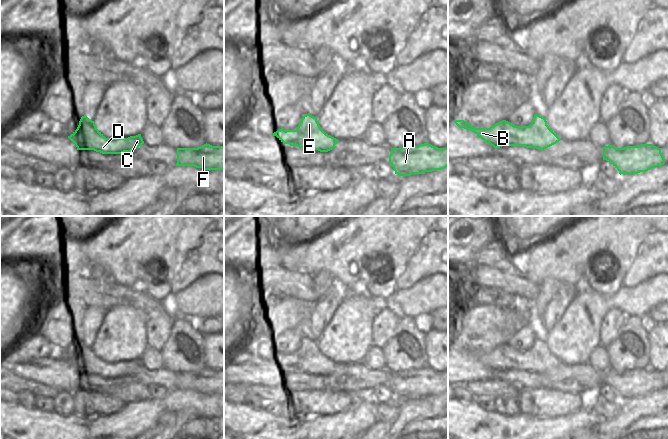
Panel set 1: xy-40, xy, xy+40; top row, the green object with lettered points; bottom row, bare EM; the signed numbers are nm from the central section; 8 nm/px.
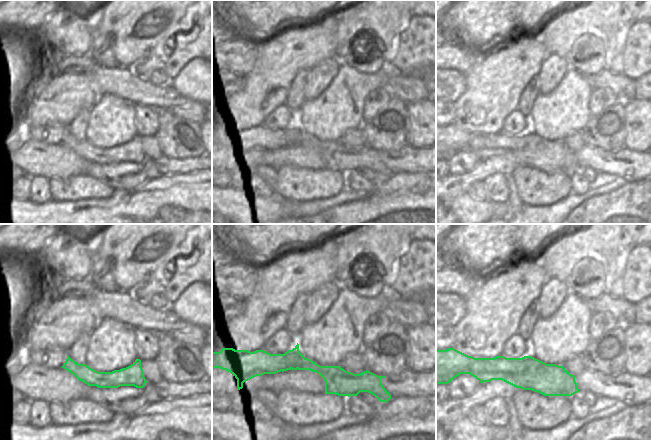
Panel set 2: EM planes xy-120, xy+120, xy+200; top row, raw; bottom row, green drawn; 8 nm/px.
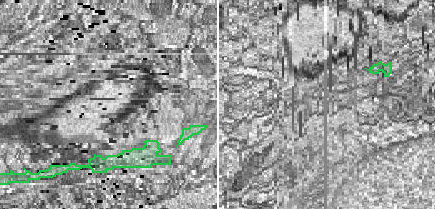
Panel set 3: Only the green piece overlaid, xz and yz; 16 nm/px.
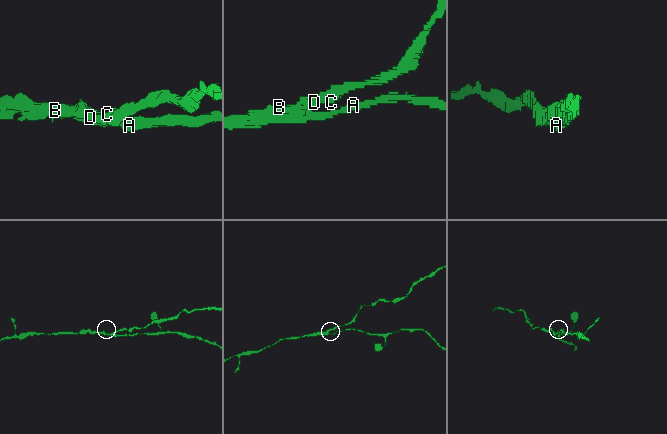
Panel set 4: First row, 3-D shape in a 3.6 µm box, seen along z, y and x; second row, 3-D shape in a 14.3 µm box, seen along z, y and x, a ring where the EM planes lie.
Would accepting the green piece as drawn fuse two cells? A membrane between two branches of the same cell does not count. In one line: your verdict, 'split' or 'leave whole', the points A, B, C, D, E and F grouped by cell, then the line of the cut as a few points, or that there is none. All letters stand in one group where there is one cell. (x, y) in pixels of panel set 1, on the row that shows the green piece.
split | A B F / C D E | xy (285, 131), (301, 135)

